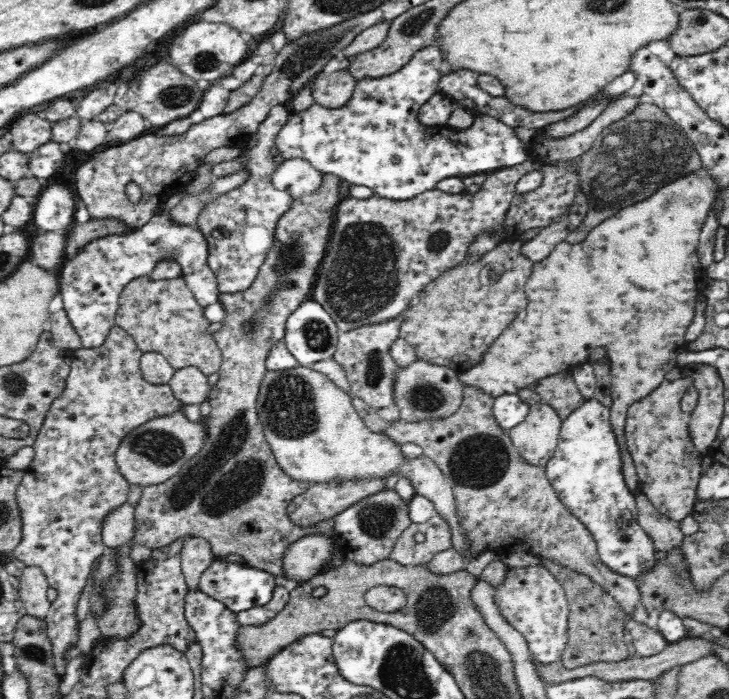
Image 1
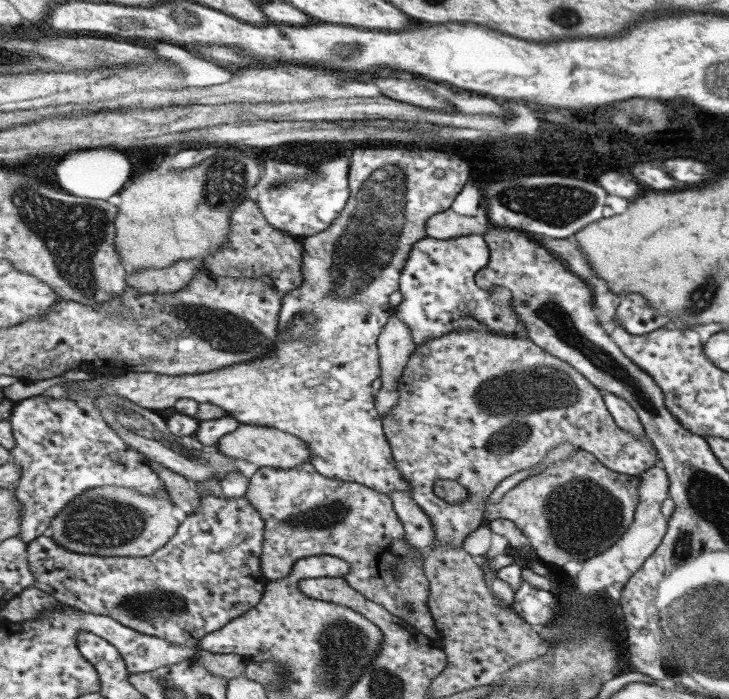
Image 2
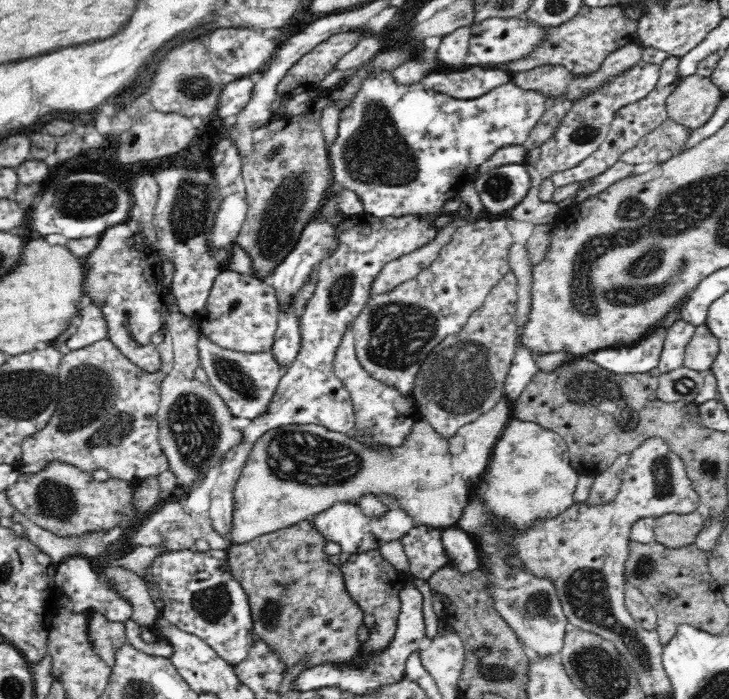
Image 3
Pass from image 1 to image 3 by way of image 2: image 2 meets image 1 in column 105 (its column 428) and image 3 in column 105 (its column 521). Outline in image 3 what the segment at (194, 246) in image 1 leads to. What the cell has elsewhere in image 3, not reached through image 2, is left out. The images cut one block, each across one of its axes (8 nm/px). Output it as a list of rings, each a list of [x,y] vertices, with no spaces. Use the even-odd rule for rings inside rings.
[[[84,294],[79,307],[82,324],[76,328],[75,333],[67,340],[67,345],[73,350],[90,346],[94,342],[107,338],[108,325],[97,302]]]

